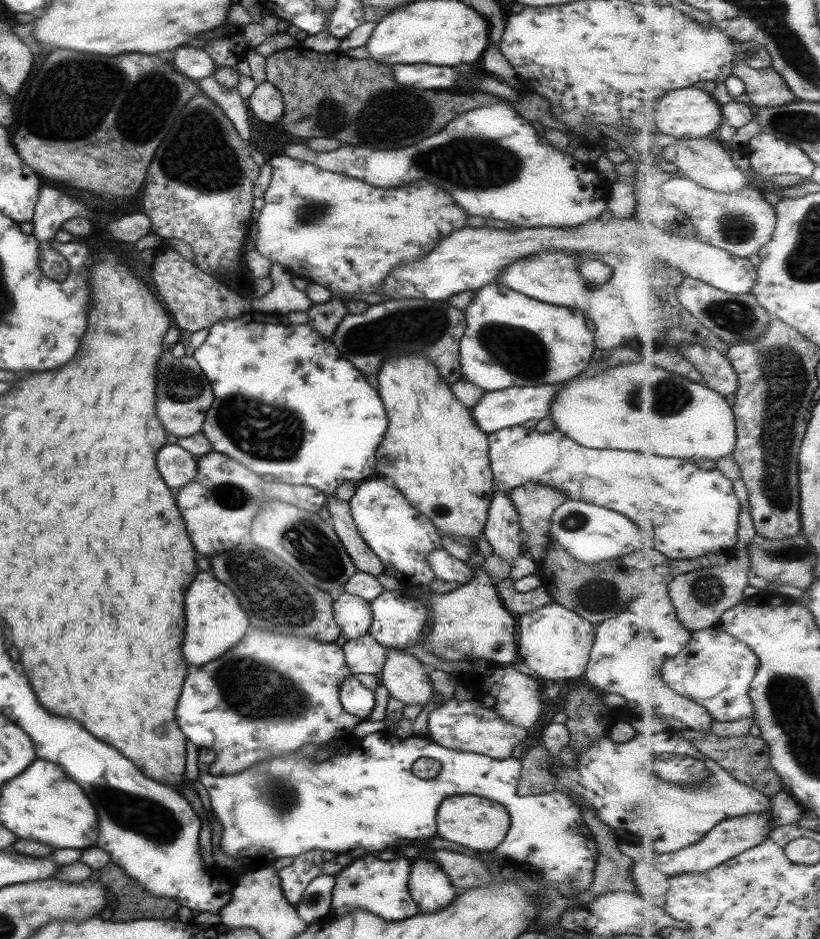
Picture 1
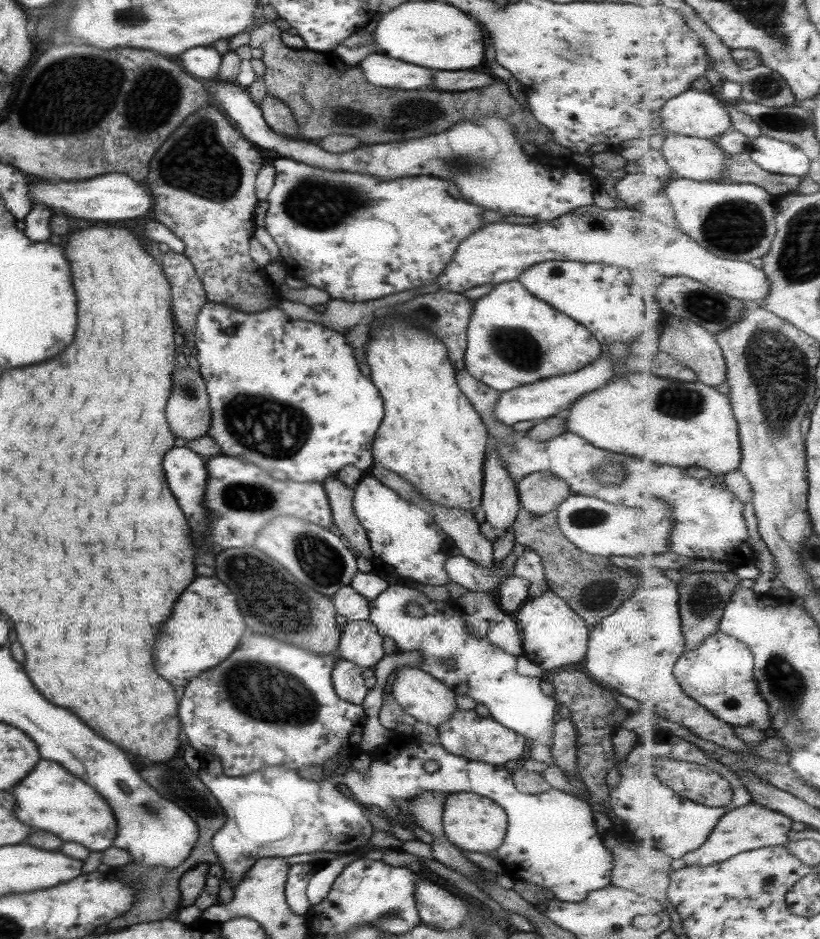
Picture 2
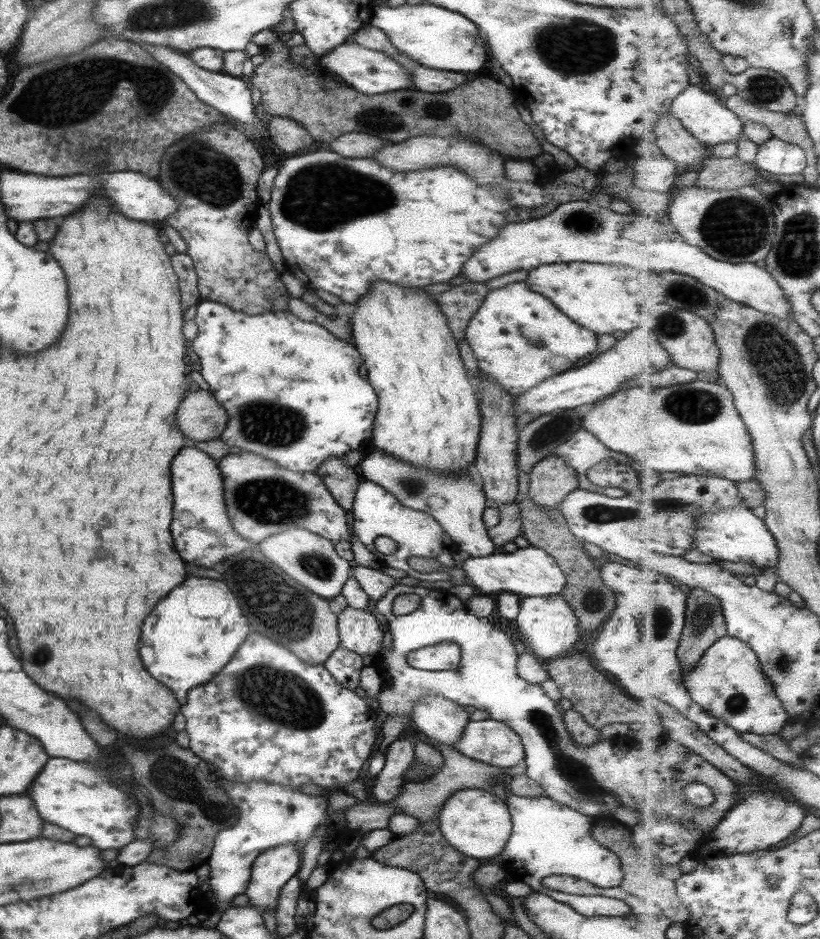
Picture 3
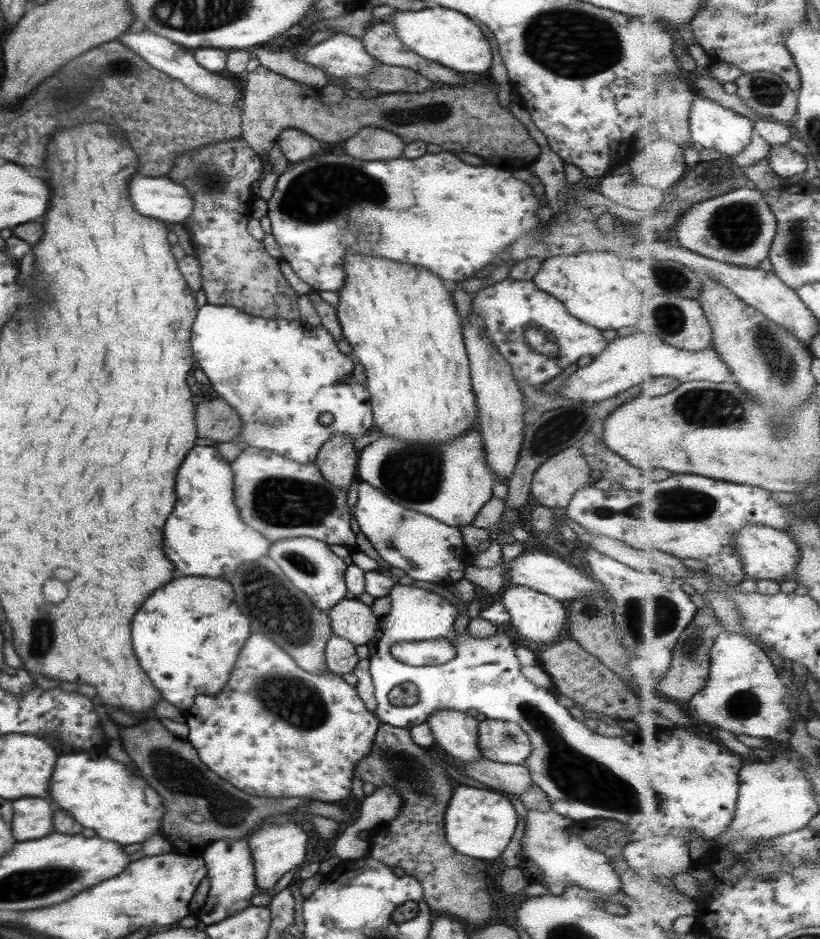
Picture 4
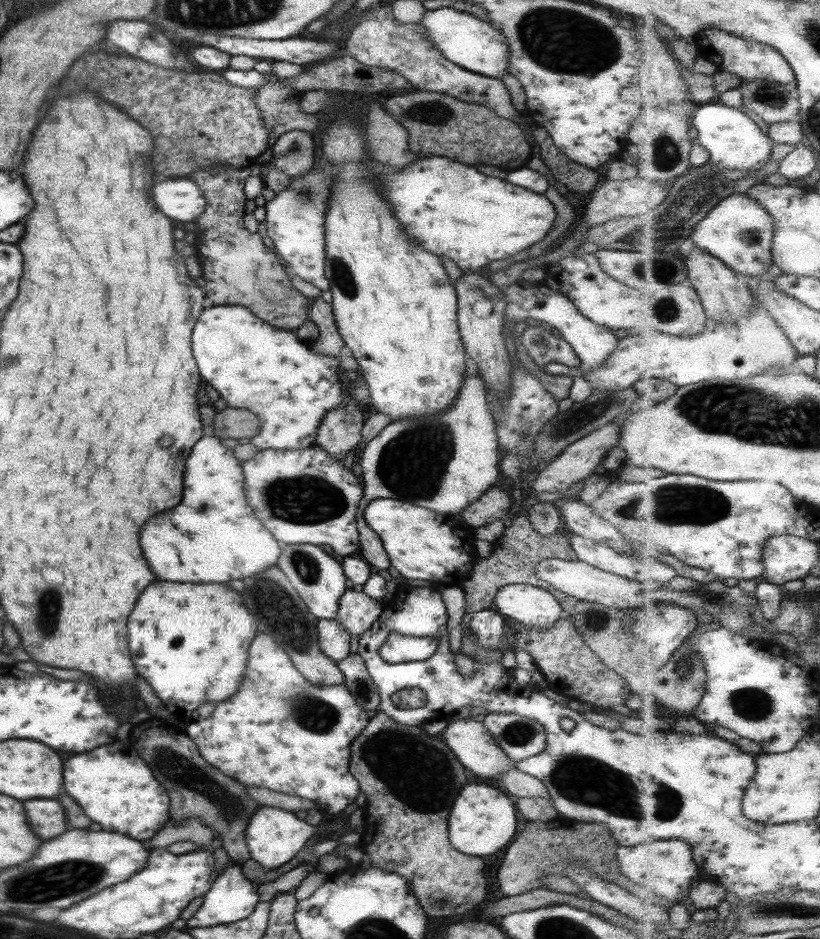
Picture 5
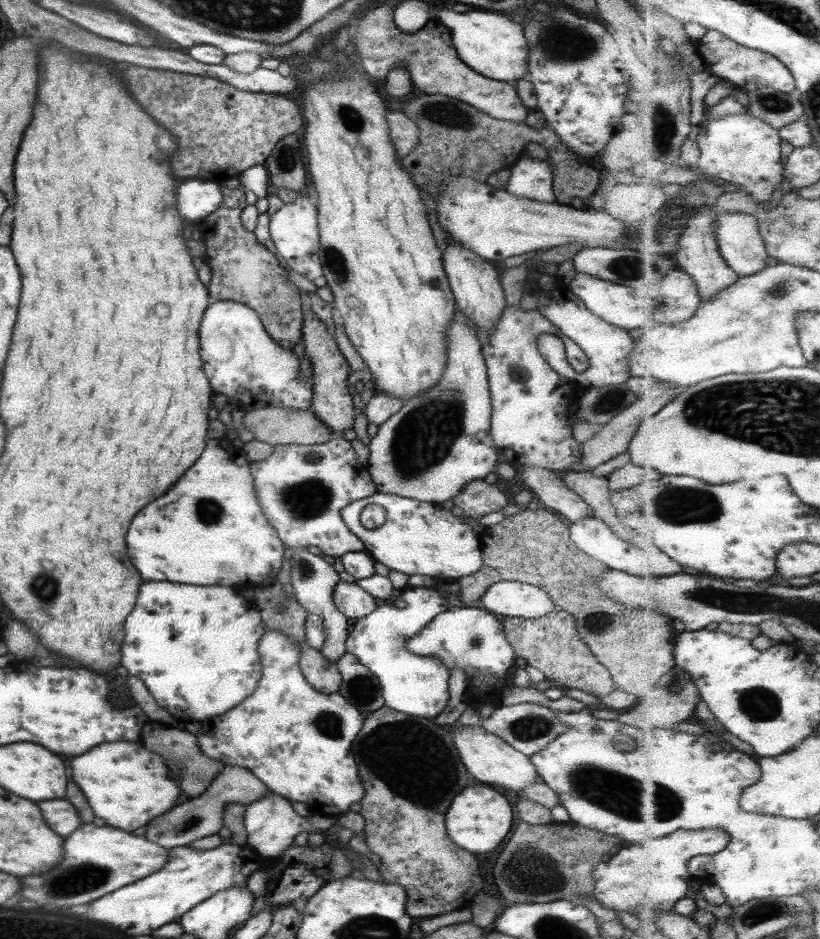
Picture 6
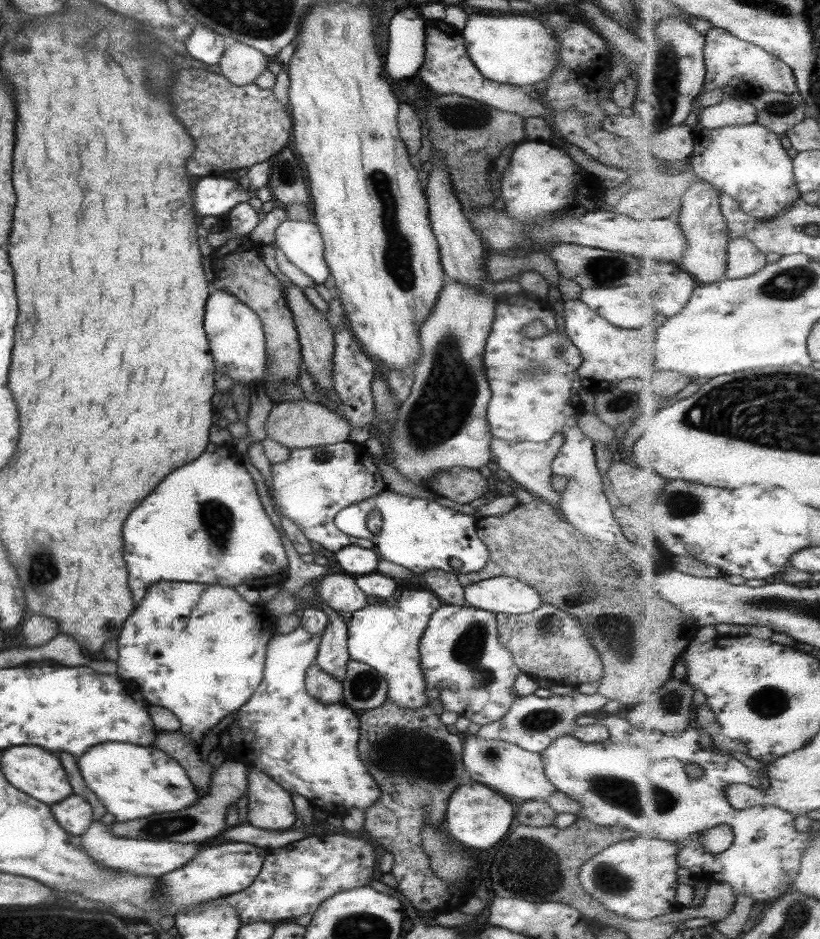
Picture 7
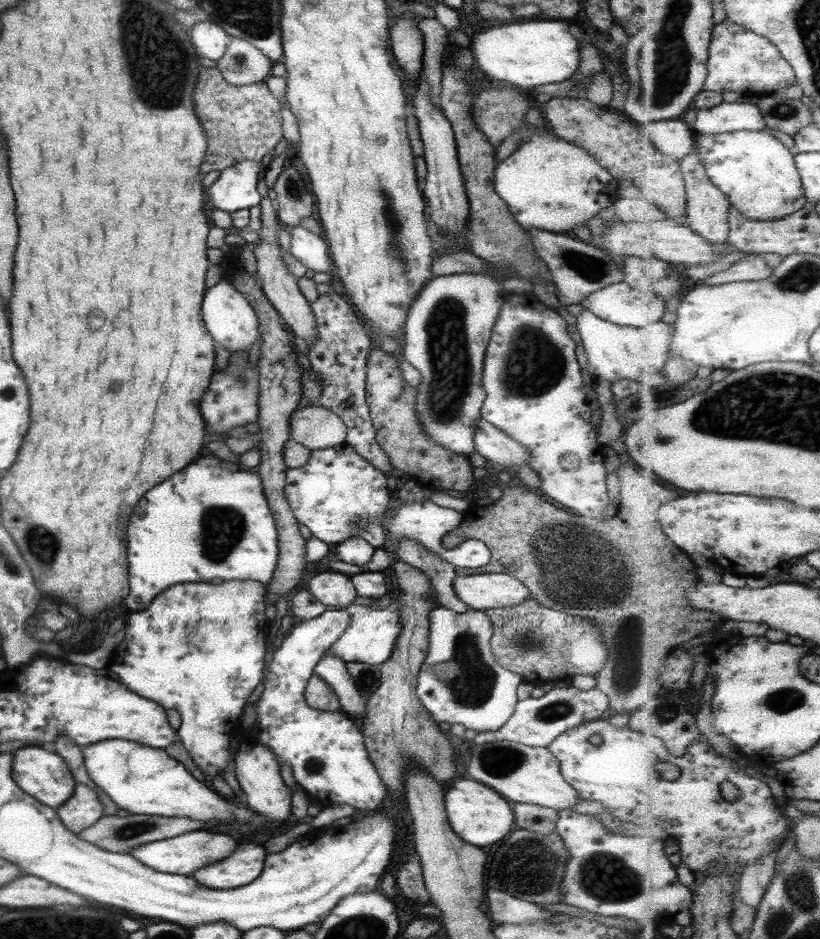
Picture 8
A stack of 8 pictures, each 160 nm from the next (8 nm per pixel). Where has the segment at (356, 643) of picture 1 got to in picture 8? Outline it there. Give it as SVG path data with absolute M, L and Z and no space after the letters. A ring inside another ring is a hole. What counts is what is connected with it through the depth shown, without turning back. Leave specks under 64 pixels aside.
M321 571L315 574L308 572L308 576L307 591L317 602L327 608L351 608L356 590L346 574L338 571Z

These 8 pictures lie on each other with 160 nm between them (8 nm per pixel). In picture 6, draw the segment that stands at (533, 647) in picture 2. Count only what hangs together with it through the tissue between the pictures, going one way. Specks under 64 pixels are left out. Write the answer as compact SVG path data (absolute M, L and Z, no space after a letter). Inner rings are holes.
M499 581L479 597L484 610L505 617L539 618L556 609L549 595L536 585Z

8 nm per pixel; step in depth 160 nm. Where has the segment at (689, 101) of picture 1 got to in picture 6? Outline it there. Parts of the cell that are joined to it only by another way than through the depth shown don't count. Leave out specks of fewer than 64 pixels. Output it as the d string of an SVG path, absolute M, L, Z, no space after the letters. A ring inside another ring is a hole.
M748 113L712 116L705 114L696 141L701 149L697 167L706 175L737 184L757 202L769 202L777 189L786 186L786 166L781 162L780 129Z

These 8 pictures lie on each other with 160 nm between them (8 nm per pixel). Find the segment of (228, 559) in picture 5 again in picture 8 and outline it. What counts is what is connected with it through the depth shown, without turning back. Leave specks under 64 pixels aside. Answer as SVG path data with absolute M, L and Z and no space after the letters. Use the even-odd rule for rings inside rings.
M205 456L185 466L169 480L157 484L133 506L127 524L128 593L124 596L128 612L145 610L151 601L169 586L189 582L209 583L212 578L223 581L256 580L267 586L278 555L275 521L255 472L245 472L229 461Z

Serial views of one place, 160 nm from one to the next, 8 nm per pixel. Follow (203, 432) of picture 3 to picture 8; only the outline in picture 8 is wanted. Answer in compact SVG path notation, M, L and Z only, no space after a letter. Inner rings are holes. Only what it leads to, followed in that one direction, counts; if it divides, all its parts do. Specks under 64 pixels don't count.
M319 404L295 410L289 419L289 430L289 440L309 450L334 448L346 438L345 424Z

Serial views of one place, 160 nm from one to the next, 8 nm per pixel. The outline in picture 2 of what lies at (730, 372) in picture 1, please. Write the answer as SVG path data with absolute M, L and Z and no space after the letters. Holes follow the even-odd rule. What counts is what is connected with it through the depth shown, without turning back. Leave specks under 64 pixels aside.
M669 313L667 315L669 318L665 328L661 328L658 332L661 338L660 350L668 352L679 362L686 364L698 374L699 381L708 383L709 386L719 386L721 382L726 382L728 368L723 349L717 342L716 335L689 318Z

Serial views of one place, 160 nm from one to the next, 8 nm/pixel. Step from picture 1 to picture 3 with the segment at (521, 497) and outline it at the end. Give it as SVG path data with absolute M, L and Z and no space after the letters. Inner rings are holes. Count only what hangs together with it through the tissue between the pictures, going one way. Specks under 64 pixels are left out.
M554 455L536 462L528 475L528 496L541 507L555 507L571 491L578 489L575 469Z

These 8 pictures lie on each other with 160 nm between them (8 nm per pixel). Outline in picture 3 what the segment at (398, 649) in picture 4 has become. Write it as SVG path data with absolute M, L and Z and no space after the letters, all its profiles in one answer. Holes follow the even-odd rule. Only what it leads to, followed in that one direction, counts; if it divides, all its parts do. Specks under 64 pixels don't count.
M453 642L437 644L412 650L405 655L406 663L417 670L440 671L454 669L460 659L460 648Z

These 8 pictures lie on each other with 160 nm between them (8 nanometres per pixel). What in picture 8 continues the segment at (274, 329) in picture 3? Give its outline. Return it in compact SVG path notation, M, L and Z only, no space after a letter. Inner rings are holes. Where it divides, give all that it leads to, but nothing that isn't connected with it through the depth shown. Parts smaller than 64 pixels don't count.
M225 276L205 290L201 302L201 316L211 338L226 348L230 355L235 350L248 350L248 346L259 336L258 318L247 299L227 280Z

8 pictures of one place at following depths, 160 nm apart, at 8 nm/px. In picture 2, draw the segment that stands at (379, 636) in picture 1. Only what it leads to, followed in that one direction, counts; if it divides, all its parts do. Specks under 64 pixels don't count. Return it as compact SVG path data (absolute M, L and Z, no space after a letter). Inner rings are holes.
M397 584L389 585L385 590L382 590L377 595L377 598L369 601L368 605L368 619L375 625L375 628L382 637L387 636L393 640L397 652L419 652L421 660L418 665L408 664L405 666L416 667L435 678L435 680L441 681L445 686L449 687L449 690L455 694L455 697L463 695L474 700L477 704L483 704L490 713L490 718L497 722L497 724L529 740L529 758L545 764L545 770L540 772L540 775L551 789L558 790L559 792L567 792L567 794L573 794L573 796L579 798L579 794L570 785L564 772L557 765L554 765L550 744L552 743L553 729L556 723L555 705L557 702L552 696L545 696L541 692L539 688L541 679L534 676L521 676L517 674L516 658L512 654L501 650L501 647L495 646L485 639L473 636L466 627L461 615L458 615L452 604L449 606L449 609L434 610L432 609L433 603L427 602L423 593L414 588L407 587L405 584ZM408 602L416 602L422 608L427 608L425 615L422 617L407 615L404 608ZM449 656L455 659L454 667L451 669L442 664L442 658Z

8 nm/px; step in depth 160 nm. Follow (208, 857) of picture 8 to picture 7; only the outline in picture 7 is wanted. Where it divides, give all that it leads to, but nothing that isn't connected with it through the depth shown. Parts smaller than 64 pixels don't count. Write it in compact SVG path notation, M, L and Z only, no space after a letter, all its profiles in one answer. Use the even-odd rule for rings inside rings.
M93 822L88 829L79 836L82 849L102 867L112 871L121 871L136 875L159 877L176 868L185 866L207 842L155 842L155 840L133 838L117 838L107 830L107 826Z

